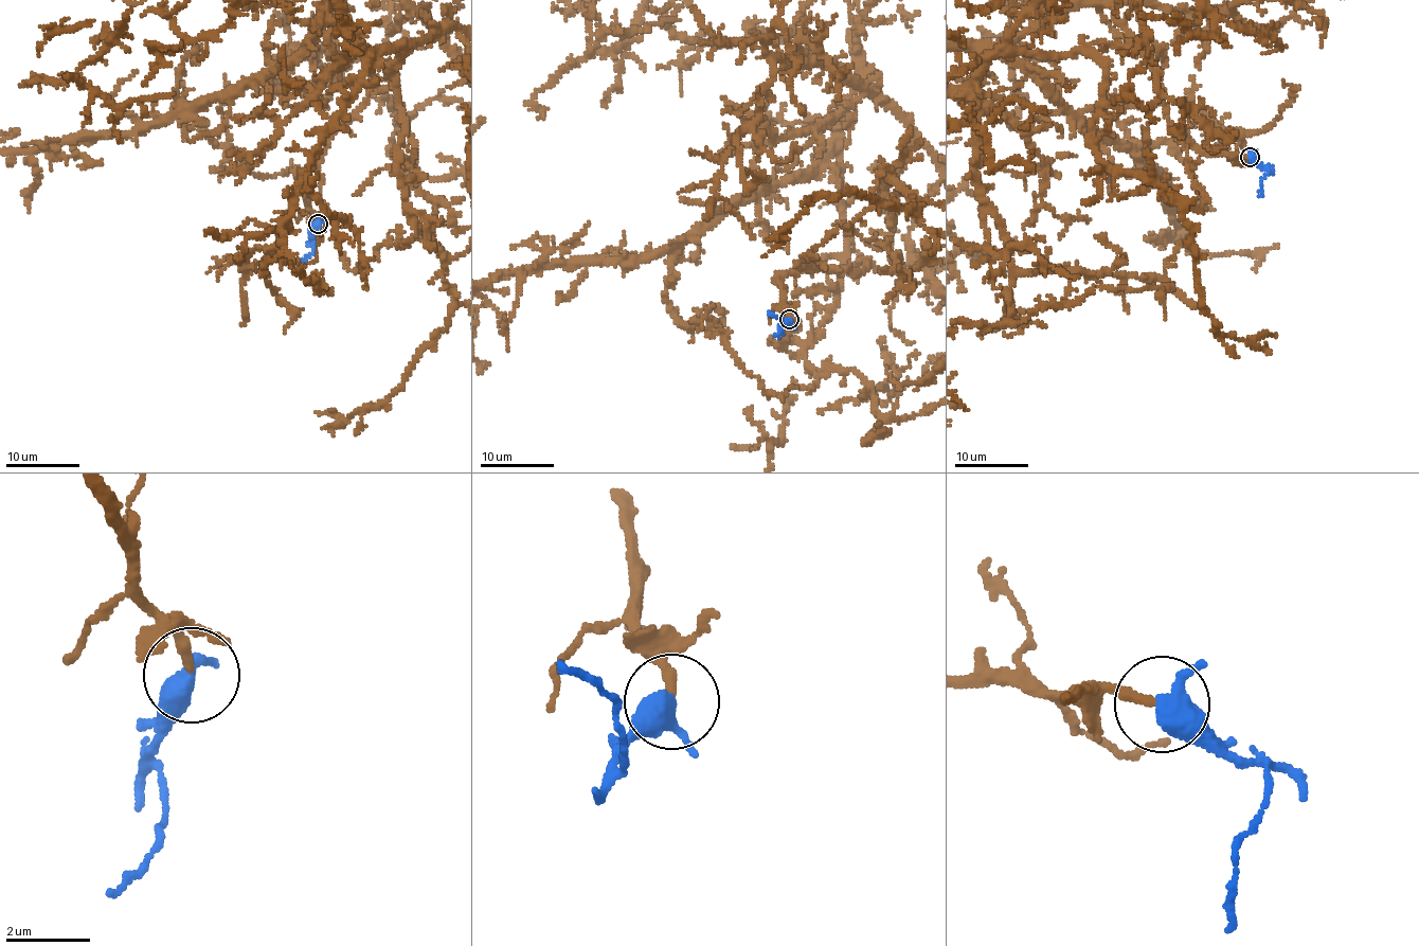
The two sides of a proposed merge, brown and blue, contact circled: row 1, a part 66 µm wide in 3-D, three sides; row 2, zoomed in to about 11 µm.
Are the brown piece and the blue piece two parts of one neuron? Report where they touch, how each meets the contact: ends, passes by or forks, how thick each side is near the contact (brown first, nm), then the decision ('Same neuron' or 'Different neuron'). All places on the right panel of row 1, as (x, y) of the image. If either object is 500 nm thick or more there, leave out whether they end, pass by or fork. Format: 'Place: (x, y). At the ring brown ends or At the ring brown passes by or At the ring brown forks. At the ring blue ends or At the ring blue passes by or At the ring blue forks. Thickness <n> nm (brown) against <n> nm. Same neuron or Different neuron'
Place: (1250, 157). At the ring brown ends. At the ring blue passes by. Thickness 240 nm (brown) against 440 nm. Same neuron

